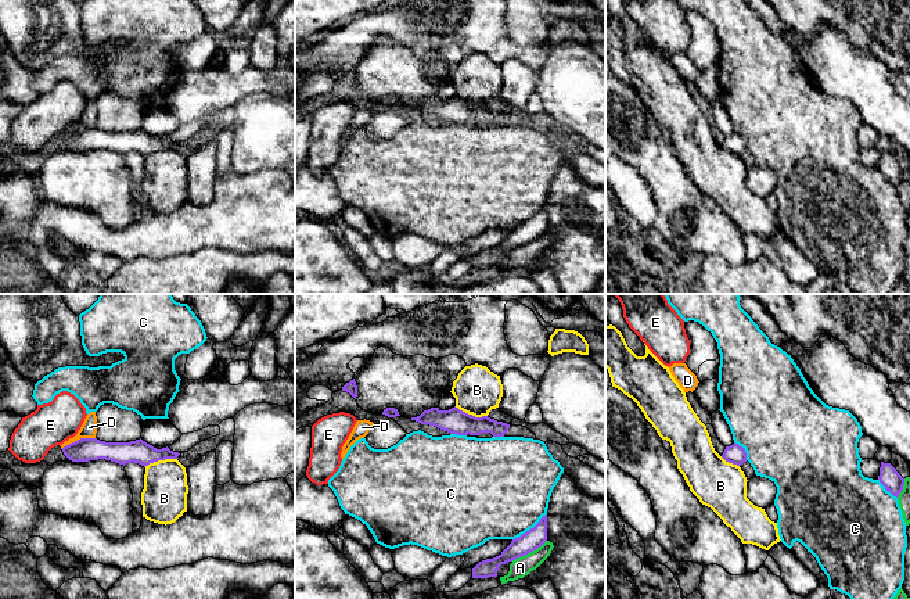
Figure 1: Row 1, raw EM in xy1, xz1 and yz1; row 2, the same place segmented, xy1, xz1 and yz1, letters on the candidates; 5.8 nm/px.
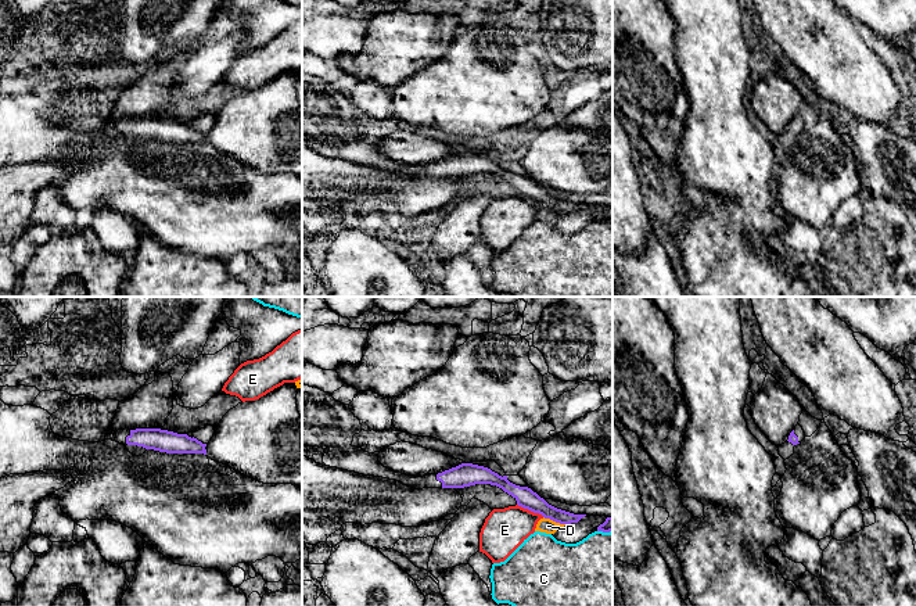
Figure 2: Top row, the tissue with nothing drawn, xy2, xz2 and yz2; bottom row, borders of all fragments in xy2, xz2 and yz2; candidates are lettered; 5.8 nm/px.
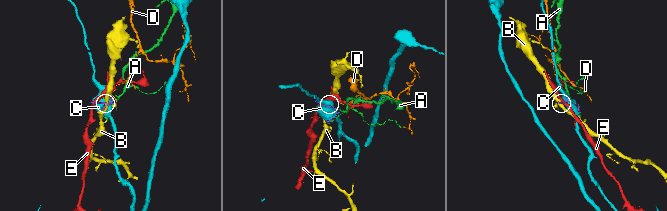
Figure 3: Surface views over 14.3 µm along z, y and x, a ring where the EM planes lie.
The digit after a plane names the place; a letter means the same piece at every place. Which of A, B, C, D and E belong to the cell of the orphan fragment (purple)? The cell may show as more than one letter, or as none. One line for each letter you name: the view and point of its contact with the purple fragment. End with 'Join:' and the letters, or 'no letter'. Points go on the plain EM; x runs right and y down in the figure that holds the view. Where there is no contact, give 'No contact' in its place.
Join: no letter

